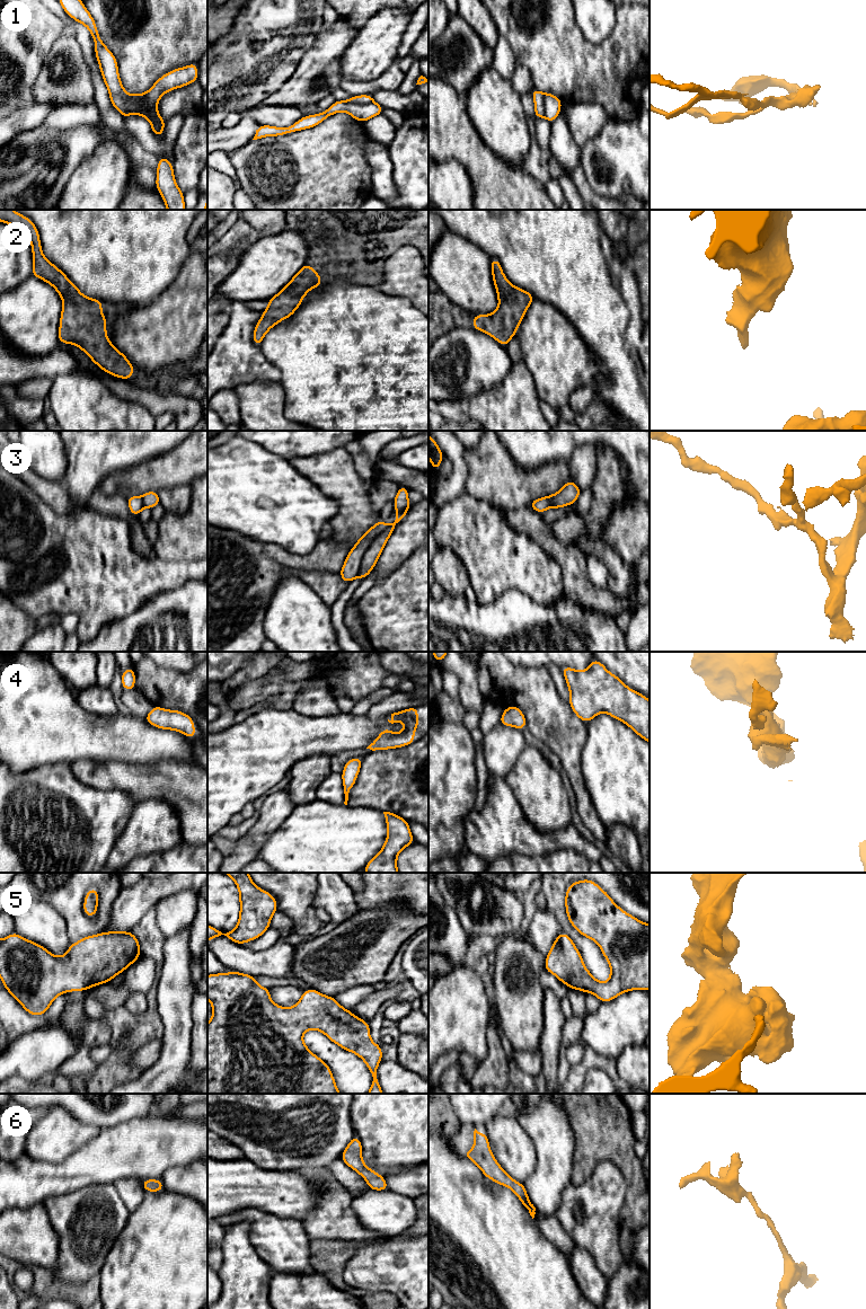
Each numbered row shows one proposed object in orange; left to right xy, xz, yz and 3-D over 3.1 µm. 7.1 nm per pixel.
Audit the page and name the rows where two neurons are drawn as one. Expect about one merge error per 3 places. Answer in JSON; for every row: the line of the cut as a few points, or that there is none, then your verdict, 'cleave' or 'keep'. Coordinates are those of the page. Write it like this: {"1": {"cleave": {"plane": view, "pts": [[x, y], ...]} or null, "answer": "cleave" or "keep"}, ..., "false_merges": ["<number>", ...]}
{"1": {"cleave": null, "answer": "keep"}, "2": {"cleave": null, "answer": "keep"}, "3": {"cleave": null, "answer": "keep"}, "4": {"cleave": null, "answer": "keep"}, "5": {"cleave": null, "answer": "keep"}, "6": {"cleave": null, "answer": "keep"}, "false_merges": []}

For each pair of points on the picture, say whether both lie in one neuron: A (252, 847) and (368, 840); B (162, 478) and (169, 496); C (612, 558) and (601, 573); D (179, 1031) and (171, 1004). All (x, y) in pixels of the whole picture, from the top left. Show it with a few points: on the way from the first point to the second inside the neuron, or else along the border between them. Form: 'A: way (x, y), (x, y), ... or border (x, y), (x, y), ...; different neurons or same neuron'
A: border (277, 828), (265, 839), (257, 857); different neurons
B: border (190, 484), (175, 485), (158, 492); different neurons
C: border (585, 555), (595, 555), (603, 563), (607, 586); different neurons
D: way (178, 1024), (175, 1010); same neuron

